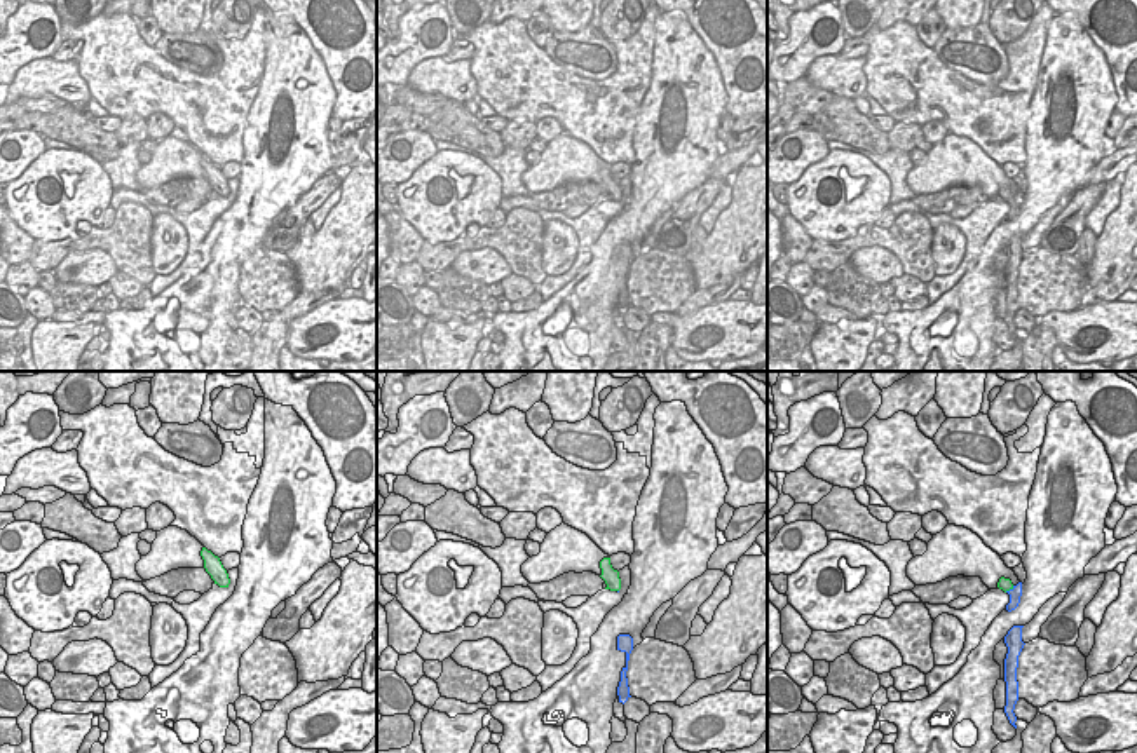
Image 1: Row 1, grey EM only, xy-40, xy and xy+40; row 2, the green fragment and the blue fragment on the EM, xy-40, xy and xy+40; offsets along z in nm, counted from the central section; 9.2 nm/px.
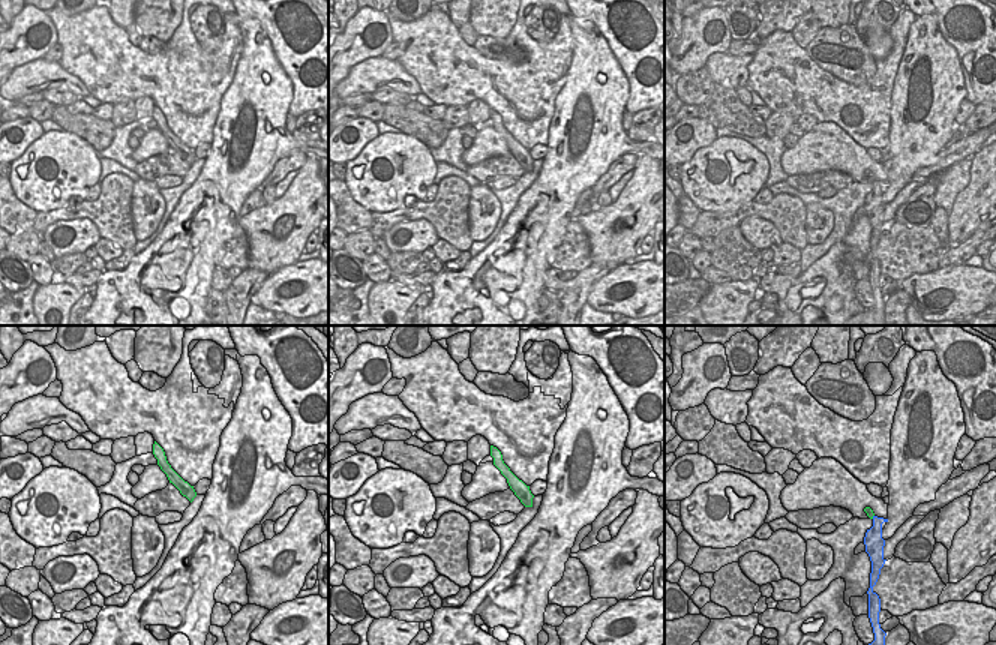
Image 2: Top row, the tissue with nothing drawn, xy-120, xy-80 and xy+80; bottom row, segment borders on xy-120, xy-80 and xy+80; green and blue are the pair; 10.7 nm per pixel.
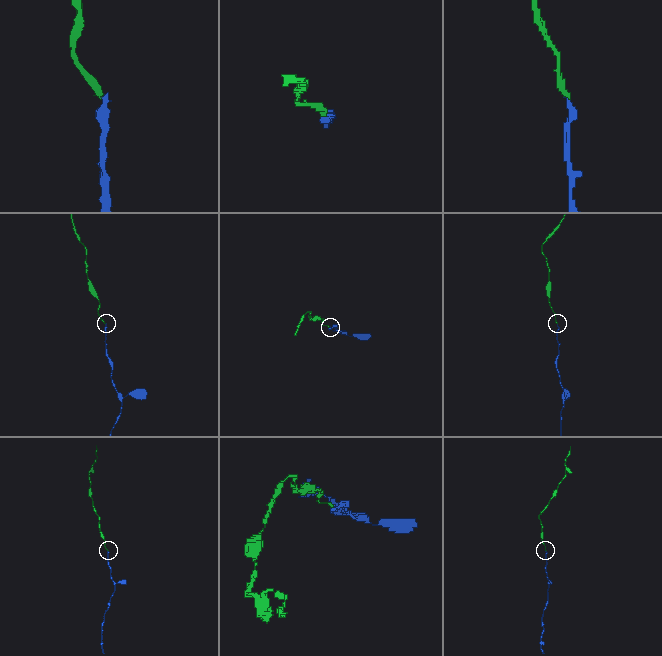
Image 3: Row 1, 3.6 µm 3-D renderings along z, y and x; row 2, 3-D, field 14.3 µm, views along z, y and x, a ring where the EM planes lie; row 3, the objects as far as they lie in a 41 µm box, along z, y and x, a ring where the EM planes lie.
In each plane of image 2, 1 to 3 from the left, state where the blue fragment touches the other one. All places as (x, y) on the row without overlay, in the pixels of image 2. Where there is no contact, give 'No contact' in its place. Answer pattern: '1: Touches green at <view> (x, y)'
1: No contact
2: No contact
3: Touches green at xy+80 (873, 179)

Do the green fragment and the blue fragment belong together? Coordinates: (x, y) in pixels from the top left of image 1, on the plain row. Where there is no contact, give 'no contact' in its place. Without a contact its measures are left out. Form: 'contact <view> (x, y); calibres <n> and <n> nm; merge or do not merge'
contact xy+40 (1008, 199); calibres 120 and 120 nm; merge

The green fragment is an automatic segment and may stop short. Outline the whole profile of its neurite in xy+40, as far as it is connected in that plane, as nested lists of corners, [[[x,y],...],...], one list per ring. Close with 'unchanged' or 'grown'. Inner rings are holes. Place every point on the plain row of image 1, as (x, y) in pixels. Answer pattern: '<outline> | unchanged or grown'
[[[1001,187],[997,197],[1010,204],[1010,213],[1006,214],[1006,220],[1008,221],[1015,220],[1022,206],[1022,192],[1013,195],[1010,188]]] | grown

